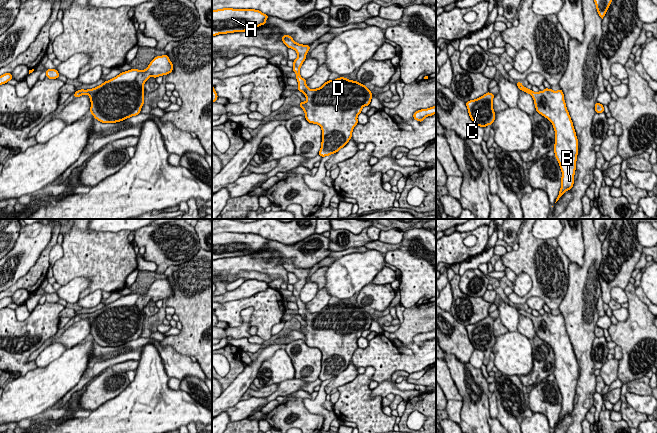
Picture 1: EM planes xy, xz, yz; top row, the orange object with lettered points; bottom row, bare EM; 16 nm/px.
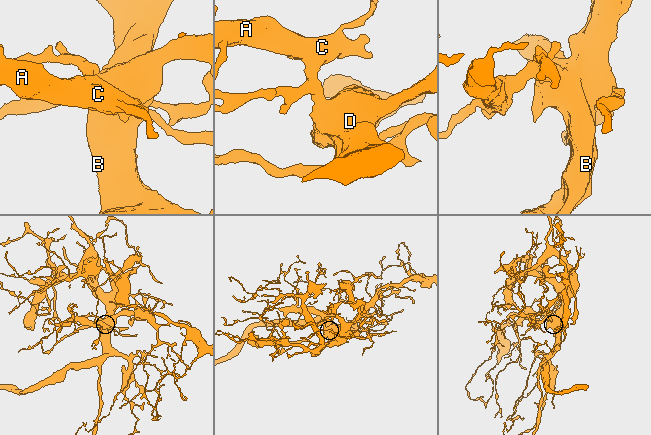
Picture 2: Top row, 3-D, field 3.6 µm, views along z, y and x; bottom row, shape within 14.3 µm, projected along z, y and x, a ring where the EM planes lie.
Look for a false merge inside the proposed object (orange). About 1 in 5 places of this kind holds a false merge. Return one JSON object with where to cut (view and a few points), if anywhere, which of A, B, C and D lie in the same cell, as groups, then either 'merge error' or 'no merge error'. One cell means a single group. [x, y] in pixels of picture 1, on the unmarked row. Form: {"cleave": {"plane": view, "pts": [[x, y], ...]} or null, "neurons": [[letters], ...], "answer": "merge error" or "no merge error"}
{"cleave": null, "neurons": [["A", "B", "C", "D"]], "answer": "no merge error"}

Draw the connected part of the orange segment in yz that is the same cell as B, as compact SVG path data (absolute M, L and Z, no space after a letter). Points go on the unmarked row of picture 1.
M516 306L516 308L519 314L532 320L536 336L547 342L553 349L555 355L553 374L562 396L562 409L557 426L566 415L573 411L578 379L578 363L566 331L563 315L545 312L542 316L533 316L524 311L521 306Z

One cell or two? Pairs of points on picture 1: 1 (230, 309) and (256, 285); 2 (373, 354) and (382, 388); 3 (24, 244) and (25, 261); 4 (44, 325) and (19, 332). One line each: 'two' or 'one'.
1: two
2: two
3: one
4: one

